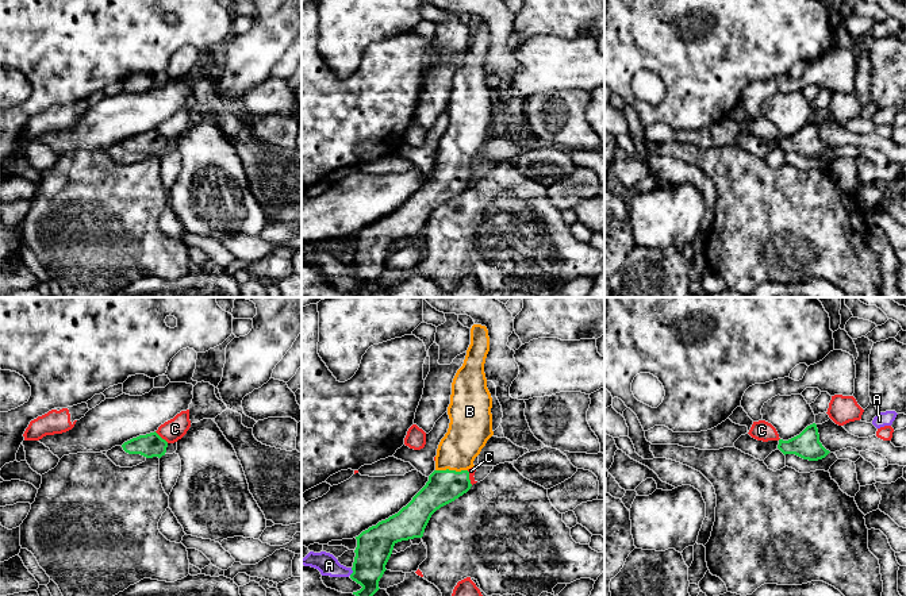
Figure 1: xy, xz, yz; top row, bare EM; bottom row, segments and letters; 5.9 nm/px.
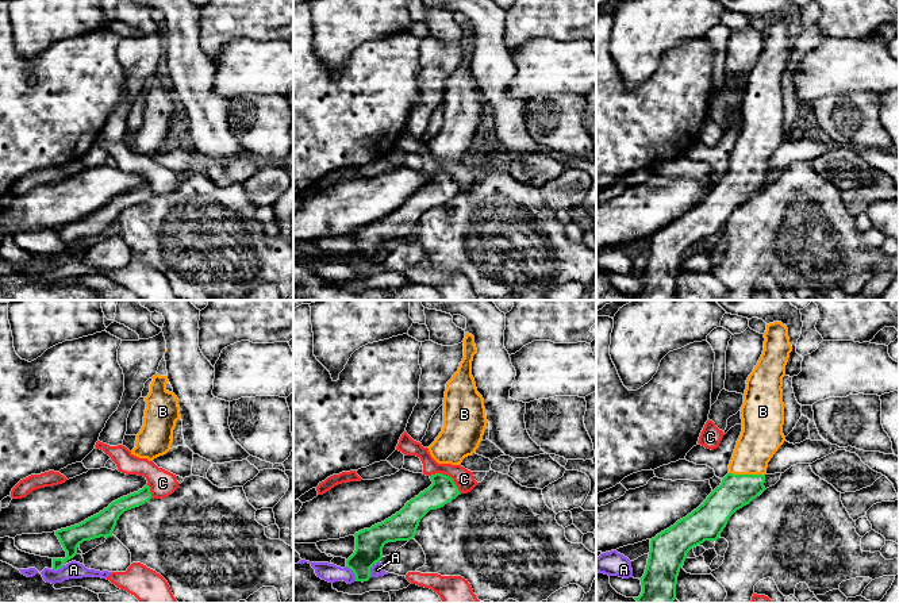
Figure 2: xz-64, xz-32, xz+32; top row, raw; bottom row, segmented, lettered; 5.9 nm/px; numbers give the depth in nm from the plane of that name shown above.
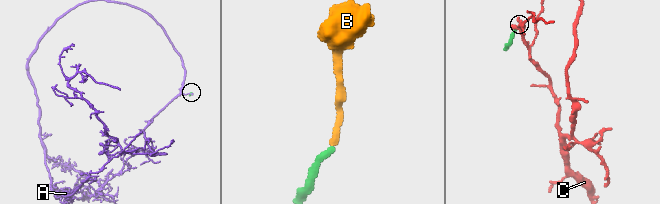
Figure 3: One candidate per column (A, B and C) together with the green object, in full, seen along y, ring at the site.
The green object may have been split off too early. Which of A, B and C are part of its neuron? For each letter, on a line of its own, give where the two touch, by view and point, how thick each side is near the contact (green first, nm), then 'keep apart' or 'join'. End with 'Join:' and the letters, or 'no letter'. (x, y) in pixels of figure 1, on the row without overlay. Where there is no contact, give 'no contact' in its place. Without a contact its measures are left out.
A: contact xz (353, 269); calibres 220 and 120 nm; keep apart
B: contact xz (452, 168); calibres 200 and 240 nm; join
C: contact xy (160, 134); calibres 140 and 130 nm; keep apart
Join: B

